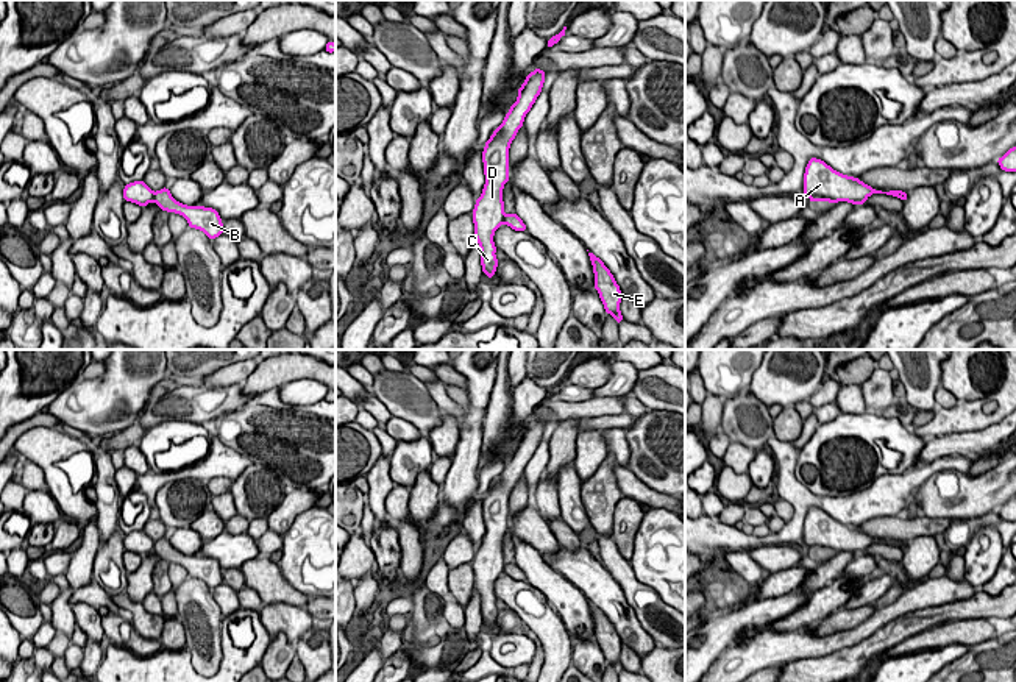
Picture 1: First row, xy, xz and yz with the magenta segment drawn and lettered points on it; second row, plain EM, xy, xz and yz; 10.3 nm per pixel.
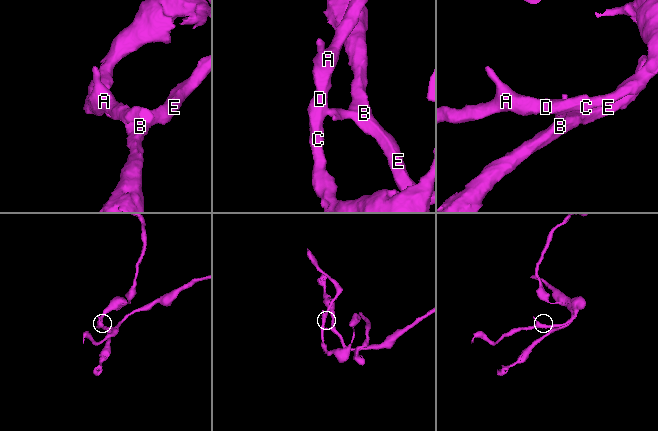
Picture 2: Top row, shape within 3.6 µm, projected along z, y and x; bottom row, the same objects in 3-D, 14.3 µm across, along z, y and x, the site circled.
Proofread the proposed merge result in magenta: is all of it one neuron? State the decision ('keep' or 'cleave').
cleave

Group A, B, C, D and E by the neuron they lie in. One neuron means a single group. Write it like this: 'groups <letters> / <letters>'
groups A C D / B E

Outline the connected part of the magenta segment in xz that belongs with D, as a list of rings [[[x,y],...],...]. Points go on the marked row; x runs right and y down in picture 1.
[[[535,69],[526,75],[518,89],[518,98],[510,106],[503,123],[493,131],[482,151],[485,184],[473,209],[474,237],[481,247],[482,273],[493,278],[498,259],[493,243],[495,231],[504,223],[503,187],[509,178],[509,148],[526,114],[531,111],[545,83],[545,73]]]

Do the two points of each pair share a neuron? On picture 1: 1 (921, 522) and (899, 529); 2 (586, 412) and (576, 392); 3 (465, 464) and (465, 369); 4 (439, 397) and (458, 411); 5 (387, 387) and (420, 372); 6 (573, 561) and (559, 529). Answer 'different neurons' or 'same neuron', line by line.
1: same neuron
2: different neurons
3: same neuron
4: same neuron
5: different neurons
6: different neurons

